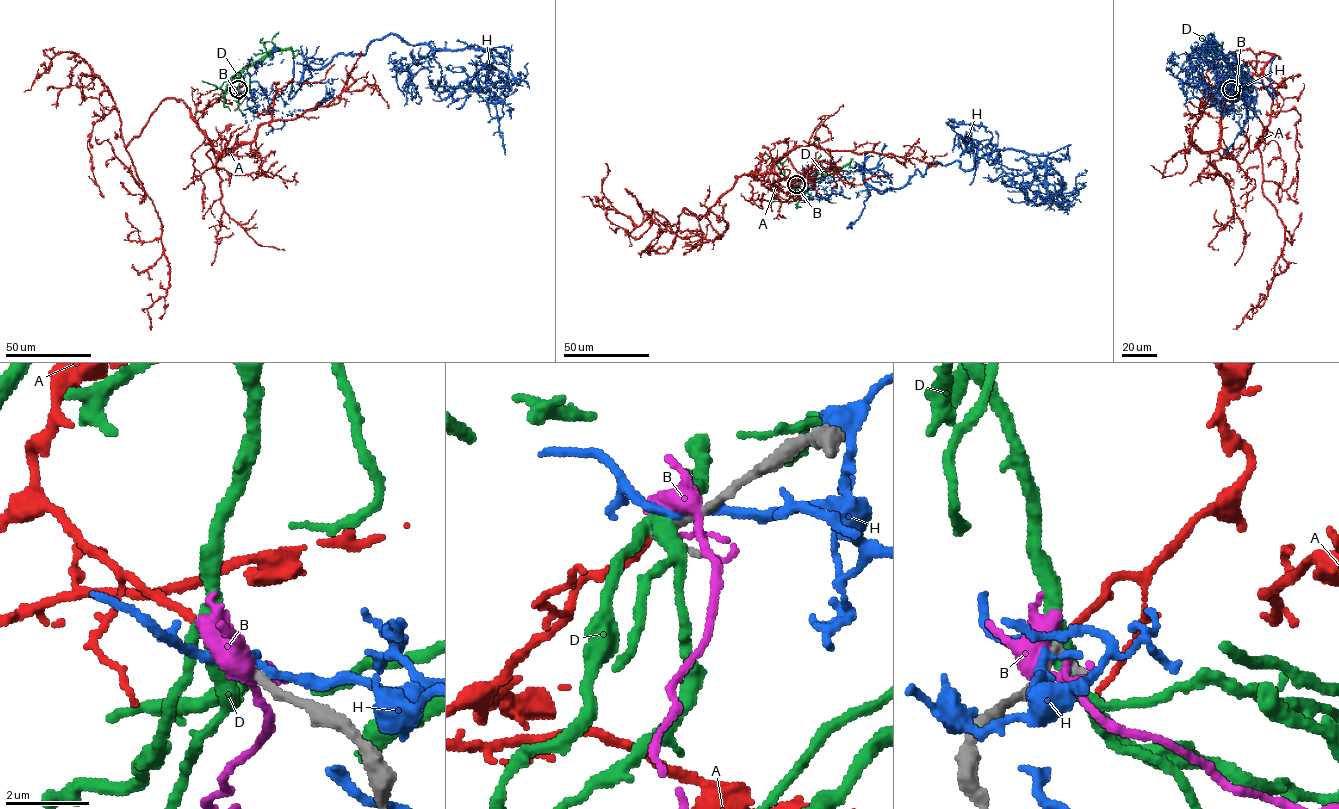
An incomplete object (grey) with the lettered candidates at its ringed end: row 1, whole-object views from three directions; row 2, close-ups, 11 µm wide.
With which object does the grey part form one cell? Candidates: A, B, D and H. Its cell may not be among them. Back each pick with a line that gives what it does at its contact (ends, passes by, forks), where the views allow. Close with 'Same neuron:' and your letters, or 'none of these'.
A: it ends there
Same neuron: A

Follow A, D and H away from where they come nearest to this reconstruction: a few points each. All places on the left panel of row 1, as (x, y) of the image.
A: (238, 89), (194, 118), (166, 98), (125, 147), (169, 265), (166, 295), (146, 309), (151, 329)
D: (239, 90), (240, 74), (245, 69), (280, 49), (271, 42), (260, 42), (262, 37)
H: (240, 90), (291, 115), (332, 96), (309, 69), (389, 35), (488, 49), (505, 155)

